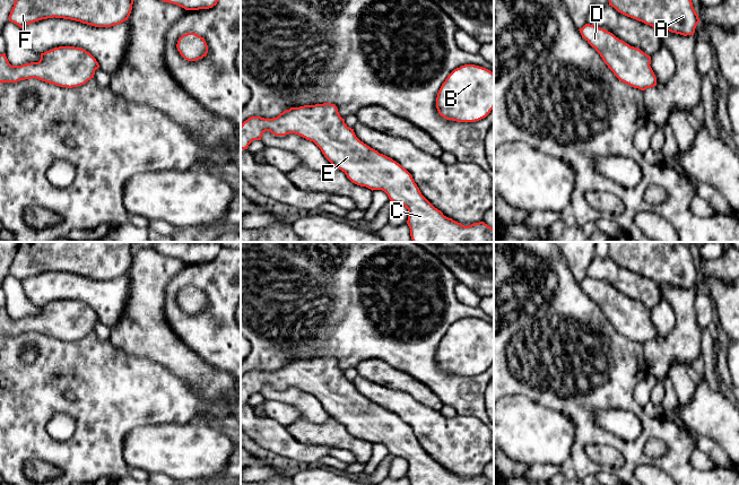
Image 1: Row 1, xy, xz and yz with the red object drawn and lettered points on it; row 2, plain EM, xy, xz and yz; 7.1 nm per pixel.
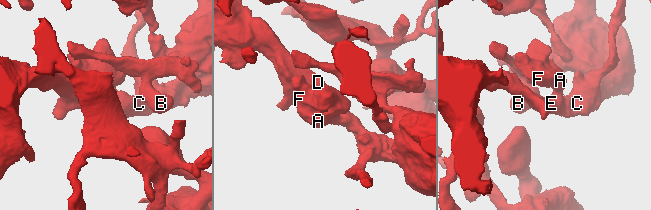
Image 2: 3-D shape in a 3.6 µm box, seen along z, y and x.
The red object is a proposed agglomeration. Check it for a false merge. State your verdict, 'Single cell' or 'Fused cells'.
Single cell

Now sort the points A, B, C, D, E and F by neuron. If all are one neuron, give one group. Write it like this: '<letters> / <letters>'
A B C D E F

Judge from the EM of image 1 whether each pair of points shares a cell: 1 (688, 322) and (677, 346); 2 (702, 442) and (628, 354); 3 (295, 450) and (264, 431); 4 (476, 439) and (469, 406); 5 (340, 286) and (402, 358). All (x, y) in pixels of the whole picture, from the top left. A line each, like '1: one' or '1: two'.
1: one
2: two
3: one
4: two
5: one

